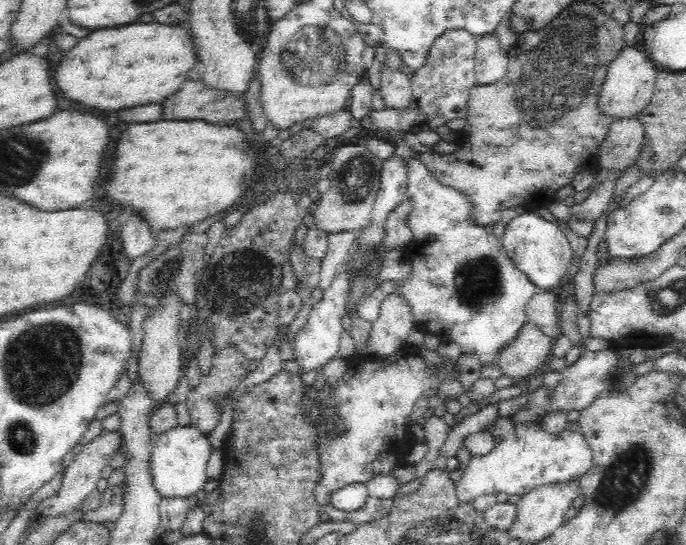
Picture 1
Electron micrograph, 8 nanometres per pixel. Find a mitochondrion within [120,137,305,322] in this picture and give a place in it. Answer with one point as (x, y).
(226, 285)

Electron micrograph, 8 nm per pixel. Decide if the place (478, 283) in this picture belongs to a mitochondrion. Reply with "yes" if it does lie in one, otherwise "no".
yes

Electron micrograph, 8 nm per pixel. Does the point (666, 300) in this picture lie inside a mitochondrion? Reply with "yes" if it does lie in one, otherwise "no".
yes

